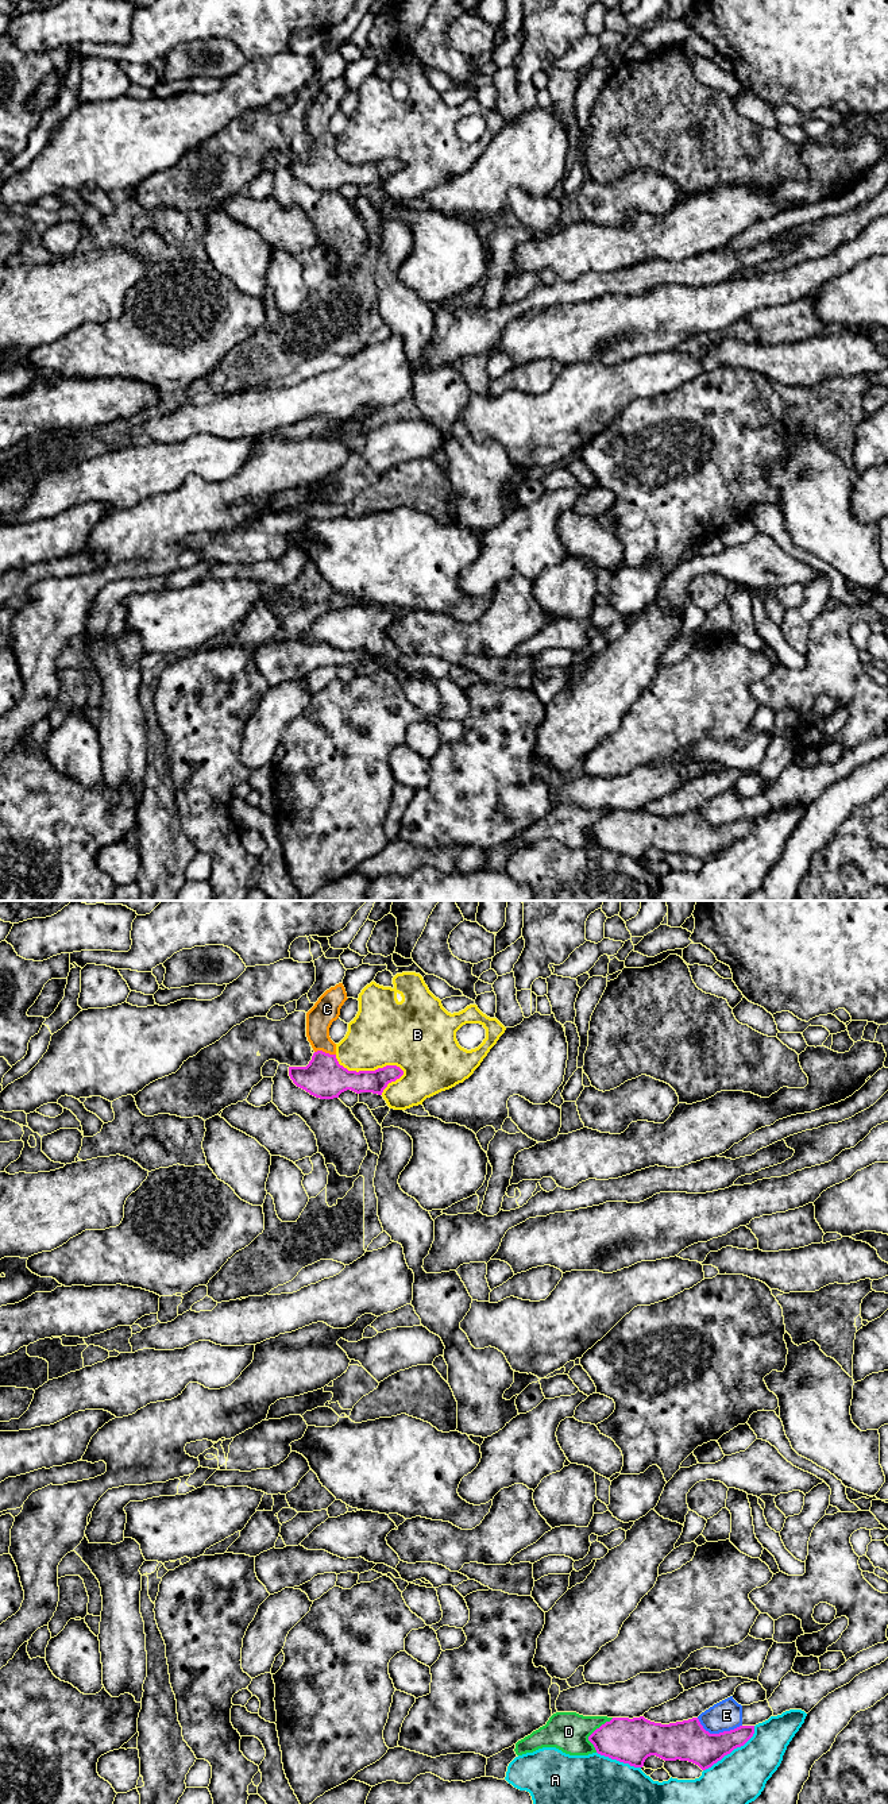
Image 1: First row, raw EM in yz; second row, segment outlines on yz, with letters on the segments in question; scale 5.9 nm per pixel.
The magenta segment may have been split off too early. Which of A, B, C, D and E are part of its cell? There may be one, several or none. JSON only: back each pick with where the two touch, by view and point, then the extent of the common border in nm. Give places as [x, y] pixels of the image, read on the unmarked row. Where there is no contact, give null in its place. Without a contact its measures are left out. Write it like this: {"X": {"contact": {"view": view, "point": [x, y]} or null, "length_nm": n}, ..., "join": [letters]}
{"C": {"contact": {"view": "yz", "point": [325, 146]}, "length_nm": 130}, "join": ["C"]}

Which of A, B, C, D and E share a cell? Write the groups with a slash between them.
A / B / C / D / E

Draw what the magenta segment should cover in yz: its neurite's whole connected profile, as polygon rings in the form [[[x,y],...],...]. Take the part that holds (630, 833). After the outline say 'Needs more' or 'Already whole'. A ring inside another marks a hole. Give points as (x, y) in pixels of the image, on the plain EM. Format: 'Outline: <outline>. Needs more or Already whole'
Outline: [[[644,809],[613,810],[596,821],[588,833],[598,847],[642,860],[648,849],[664,853],[688,853],[702,863],[711,860],[754,826],[754,818],[710,826],[698,810],[661,817]]]. Already whole

